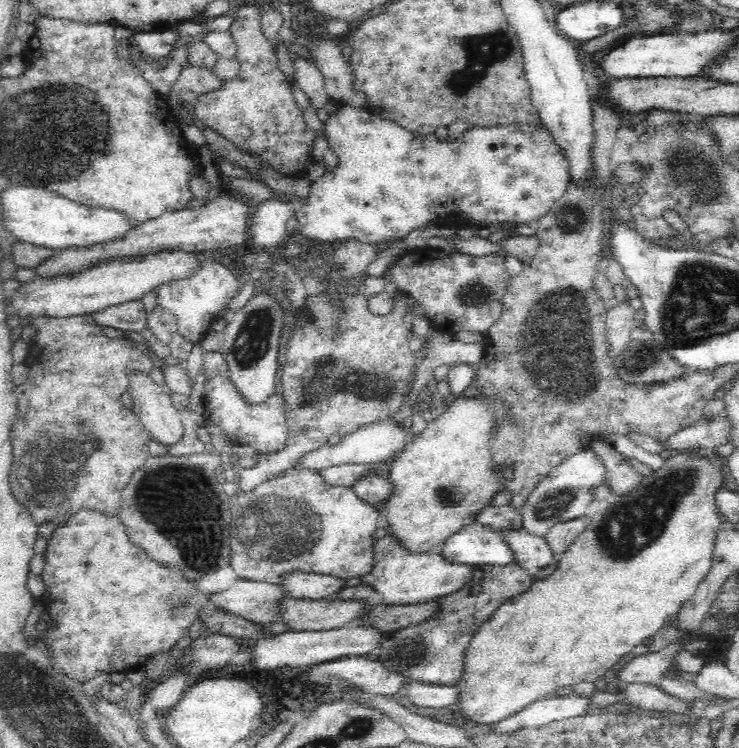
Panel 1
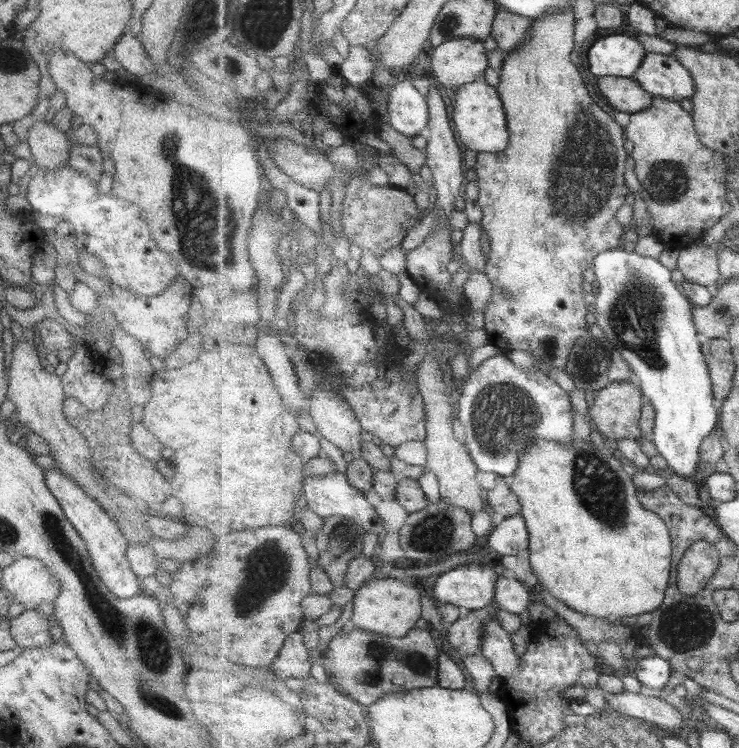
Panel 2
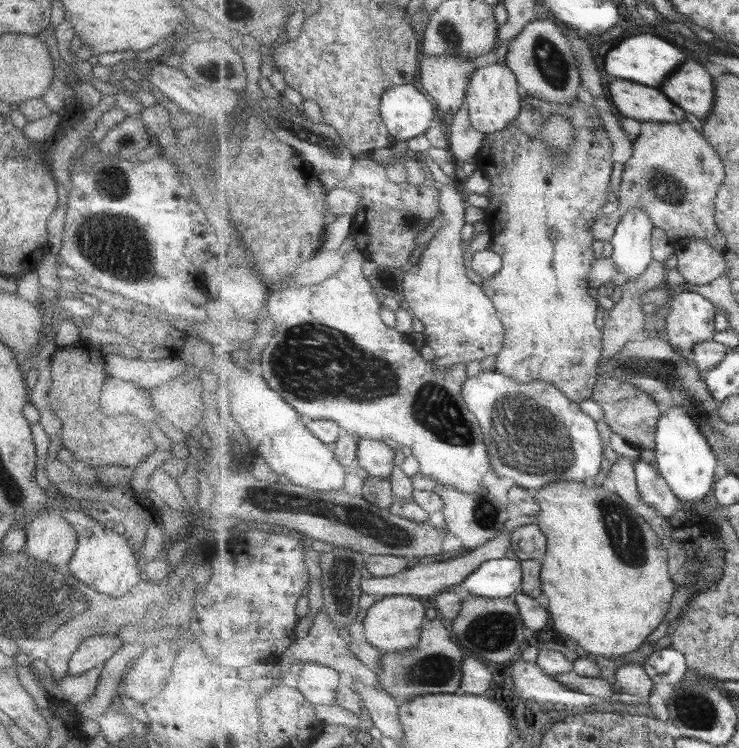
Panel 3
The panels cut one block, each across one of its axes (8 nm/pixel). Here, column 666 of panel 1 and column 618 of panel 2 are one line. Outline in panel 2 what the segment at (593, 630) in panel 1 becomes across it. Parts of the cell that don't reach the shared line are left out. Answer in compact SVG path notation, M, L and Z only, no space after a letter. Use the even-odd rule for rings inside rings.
M575 437L571 444L557 444L551 440L535 440L533 446L529 446L520 457L520 465L516 473L510 479L506 480L509 488L519 497L522 504L520 514L525 517L528 531L530 532L529 557L534 573L538 576L540 584L553 597L562 601L568 608L571 608L581 614L589 614L594 617L603 618L611 624L620 624L625 618L636 617L654 611L662 605L669 589L672 572L674 570L674 560L672 559L672 534L669 527L659 514L647 510L638 498L638 486L631 479L631 476L625 472L622 461L624 458L613 448L610 443L606 443L601 448L595 448L591 440L582 440Z

